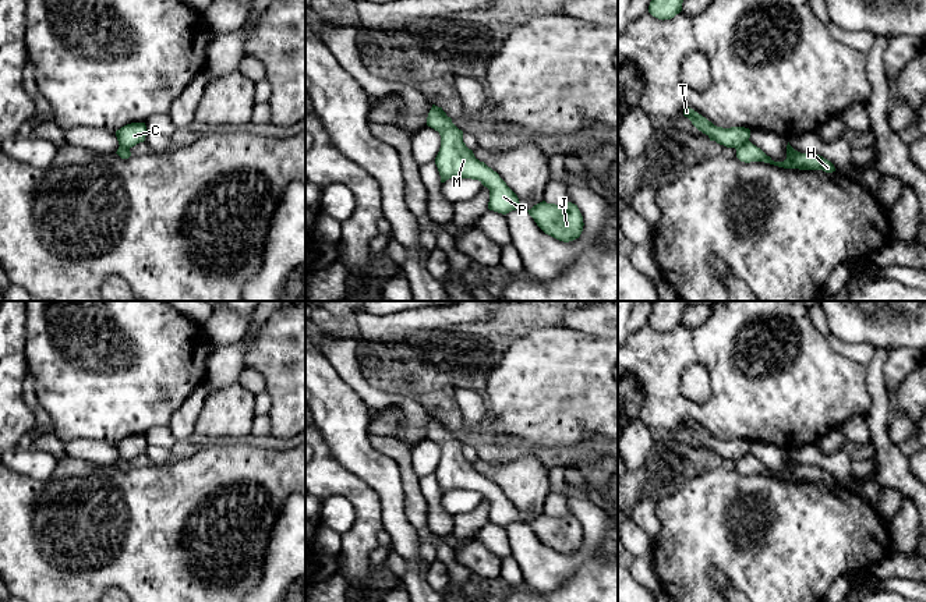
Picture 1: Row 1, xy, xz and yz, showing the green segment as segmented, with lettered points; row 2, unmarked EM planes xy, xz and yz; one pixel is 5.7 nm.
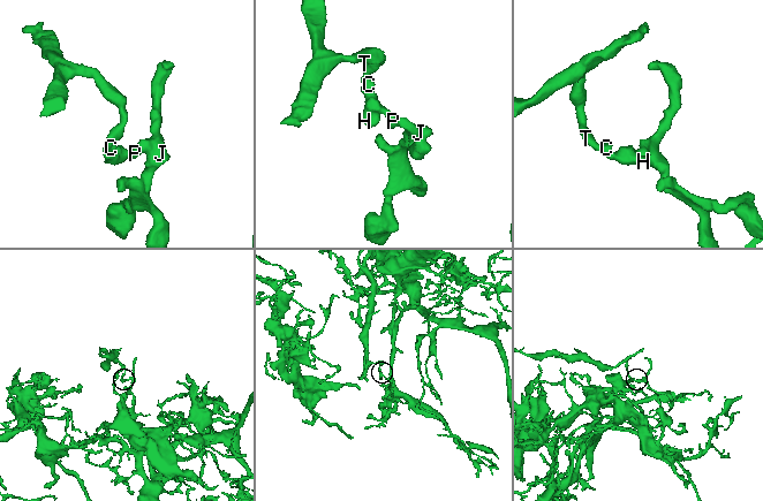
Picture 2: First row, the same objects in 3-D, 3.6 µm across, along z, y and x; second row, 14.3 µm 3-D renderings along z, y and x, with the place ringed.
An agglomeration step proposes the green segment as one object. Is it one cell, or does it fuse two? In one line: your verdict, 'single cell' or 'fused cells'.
fused cells

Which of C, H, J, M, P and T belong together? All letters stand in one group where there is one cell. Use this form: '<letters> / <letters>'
C T / H J M P

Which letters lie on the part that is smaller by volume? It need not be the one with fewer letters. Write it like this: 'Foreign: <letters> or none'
Foreign: C, T

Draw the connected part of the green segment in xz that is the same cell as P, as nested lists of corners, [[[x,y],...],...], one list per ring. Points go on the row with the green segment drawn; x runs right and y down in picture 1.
[[[431,107],[427,125],[441,135],[441,148],[435,157],[441,183],[453,177],[478,180],[489,190],[489,210],[506,215],[520,209],[517,195],[496,171],[474,156],[473,150],[463,142],[463,131],[452,123],[445,111]]]

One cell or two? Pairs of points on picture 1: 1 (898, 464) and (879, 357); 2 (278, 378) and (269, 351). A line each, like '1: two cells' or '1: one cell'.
1: one cell
2: one cell

